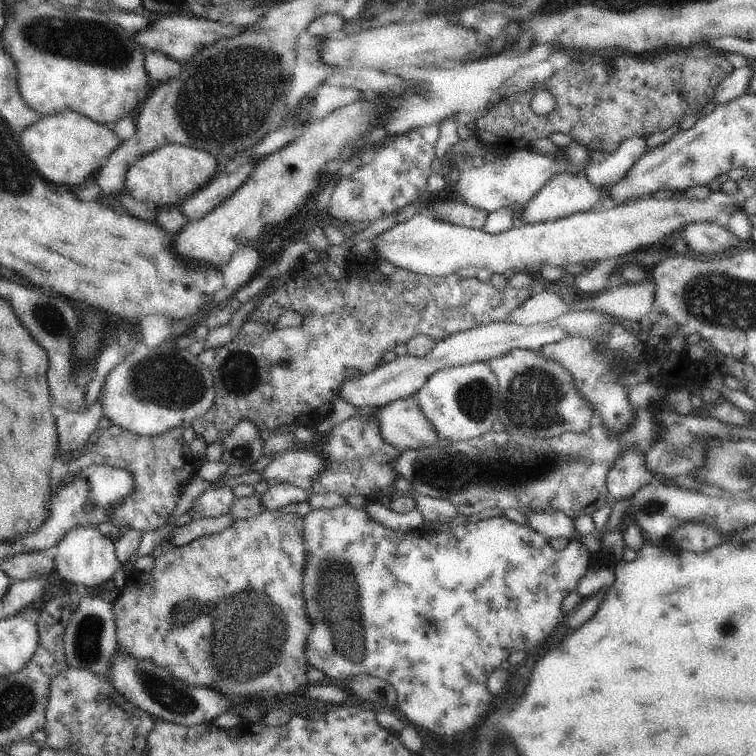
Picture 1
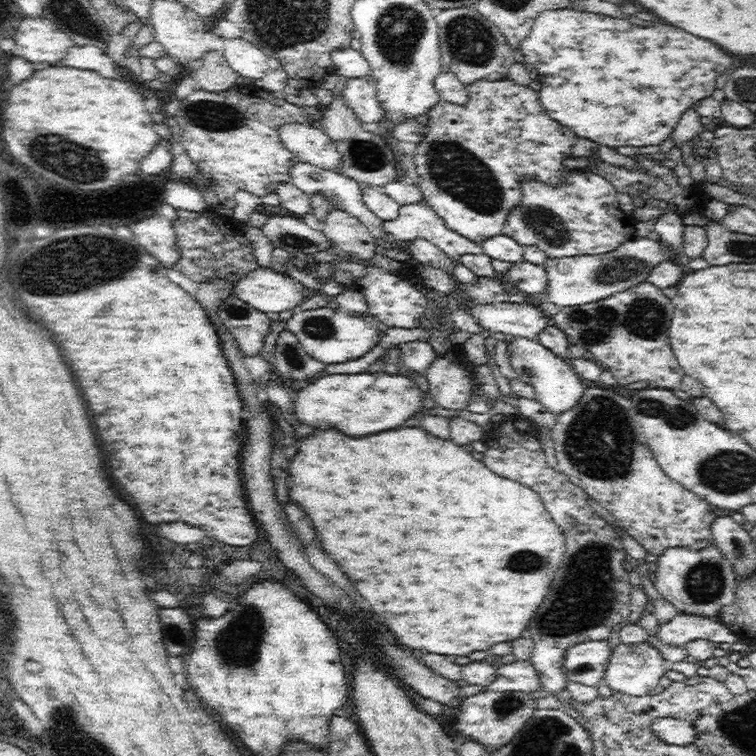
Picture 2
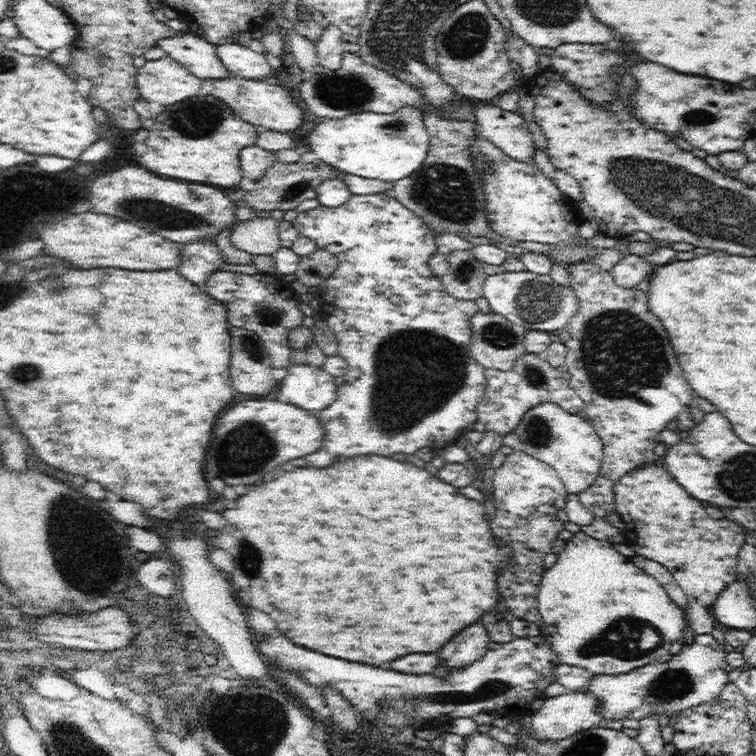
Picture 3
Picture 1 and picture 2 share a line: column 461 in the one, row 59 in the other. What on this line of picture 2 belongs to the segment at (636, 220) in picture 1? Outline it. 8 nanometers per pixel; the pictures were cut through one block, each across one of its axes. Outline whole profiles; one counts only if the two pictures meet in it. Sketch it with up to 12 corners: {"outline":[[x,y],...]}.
{"outline":[[225,38],[224,58],[246,79],[262,78],[269,56],[245,38]]}

